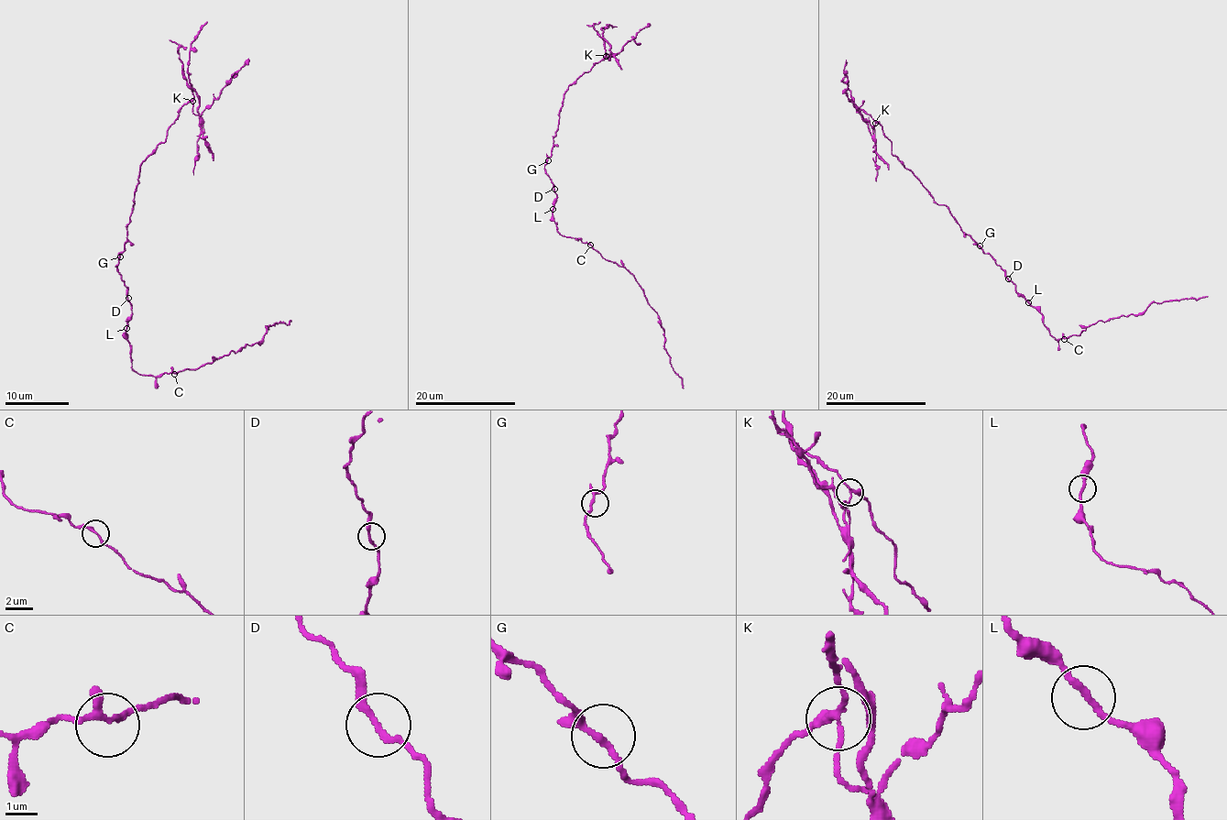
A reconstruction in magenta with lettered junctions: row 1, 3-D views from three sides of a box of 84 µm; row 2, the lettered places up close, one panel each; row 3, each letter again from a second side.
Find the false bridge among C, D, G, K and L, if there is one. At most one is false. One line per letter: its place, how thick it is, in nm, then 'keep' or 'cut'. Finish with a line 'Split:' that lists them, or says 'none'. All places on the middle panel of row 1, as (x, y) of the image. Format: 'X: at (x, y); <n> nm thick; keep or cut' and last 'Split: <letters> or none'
C: at (590, 245); 180 nm thick; keep
D: at (554, 189); 190 nm thick; keep
G: at (548, 160); 180 nm thick; keep
K: at (606, 56); 180 nm thick; cut
L: at (553, 209); 190 nm thick; keep
Split: K

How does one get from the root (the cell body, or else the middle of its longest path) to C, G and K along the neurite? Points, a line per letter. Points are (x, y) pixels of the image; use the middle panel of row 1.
C: (554, 186), (556, 201), (553, 220), (556, 230), (563, 236), (575, 237), (590, 245)
G: (554, 186), (544, 169), (548, 160)
K: (554, 186), (544, 166), (552, 153), (563, 94), (585, 71), (589, 71), (606, 55)

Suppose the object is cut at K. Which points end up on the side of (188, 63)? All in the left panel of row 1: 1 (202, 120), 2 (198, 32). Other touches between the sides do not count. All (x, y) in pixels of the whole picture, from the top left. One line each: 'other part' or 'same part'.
1: other part
2: same part

